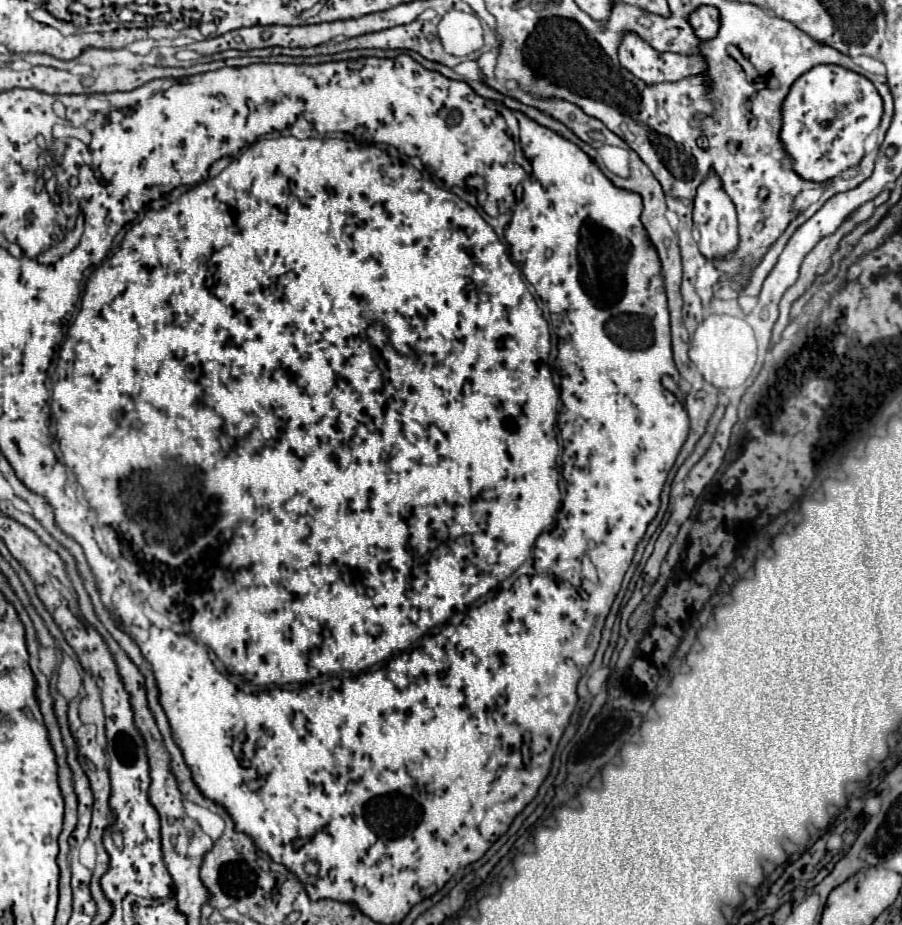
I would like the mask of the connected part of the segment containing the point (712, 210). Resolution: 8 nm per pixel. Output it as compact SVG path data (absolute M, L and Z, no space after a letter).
M711 172L707 180L697 188L697 198L695 198L695 208L693 208L693 222L695 228L701 232L699 240L699 250L707 260L717 260L717 258L729 258L735 254L739 246L739 232L737 232L737 214L735 206L721 188L719 178Z

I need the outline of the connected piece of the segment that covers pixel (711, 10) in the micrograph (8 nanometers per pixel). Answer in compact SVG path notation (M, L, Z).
M701 6L699 12L693 12L689 16L689 24L701 42L713 40L721 26L719 10L715 6Z

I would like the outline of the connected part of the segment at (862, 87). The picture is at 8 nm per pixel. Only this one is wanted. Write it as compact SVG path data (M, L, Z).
M815 66L793 84L789 98L785 98L781 140L785 142L785 150L793 170L797 170L801 178L811 182L825 182L839 176L849 166L861 162L865 154L863 142L875 128L879 128L881 118L883 118L883 100L871 80L841 66Z

